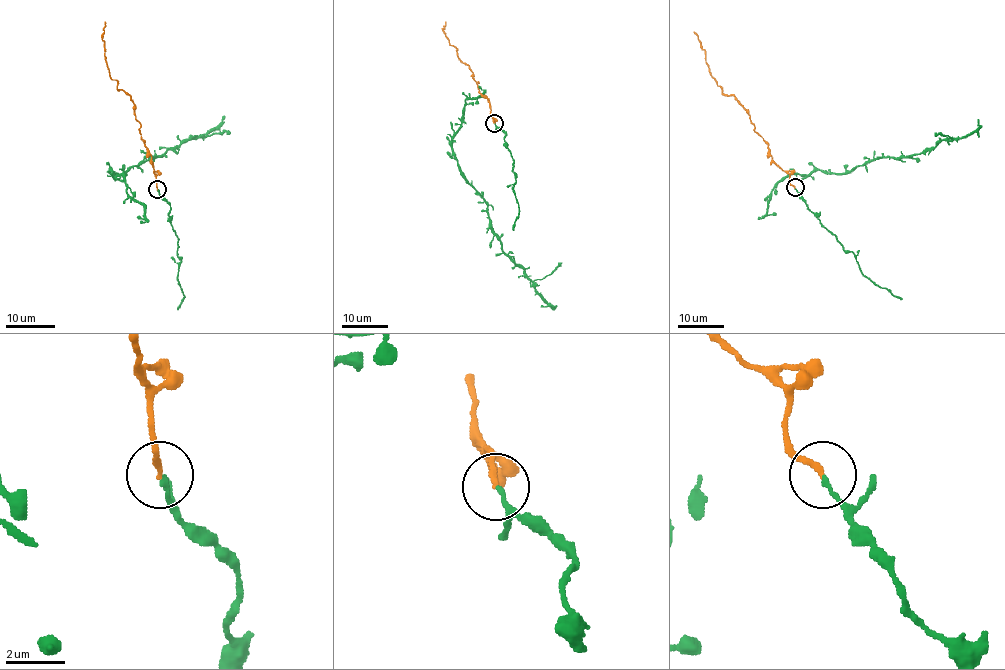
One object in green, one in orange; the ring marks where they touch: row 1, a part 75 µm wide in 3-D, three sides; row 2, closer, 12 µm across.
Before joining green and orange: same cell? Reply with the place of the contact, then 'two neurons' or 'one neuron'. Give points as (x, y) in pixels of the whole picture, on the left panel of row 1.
(157, 189) | one neuron

